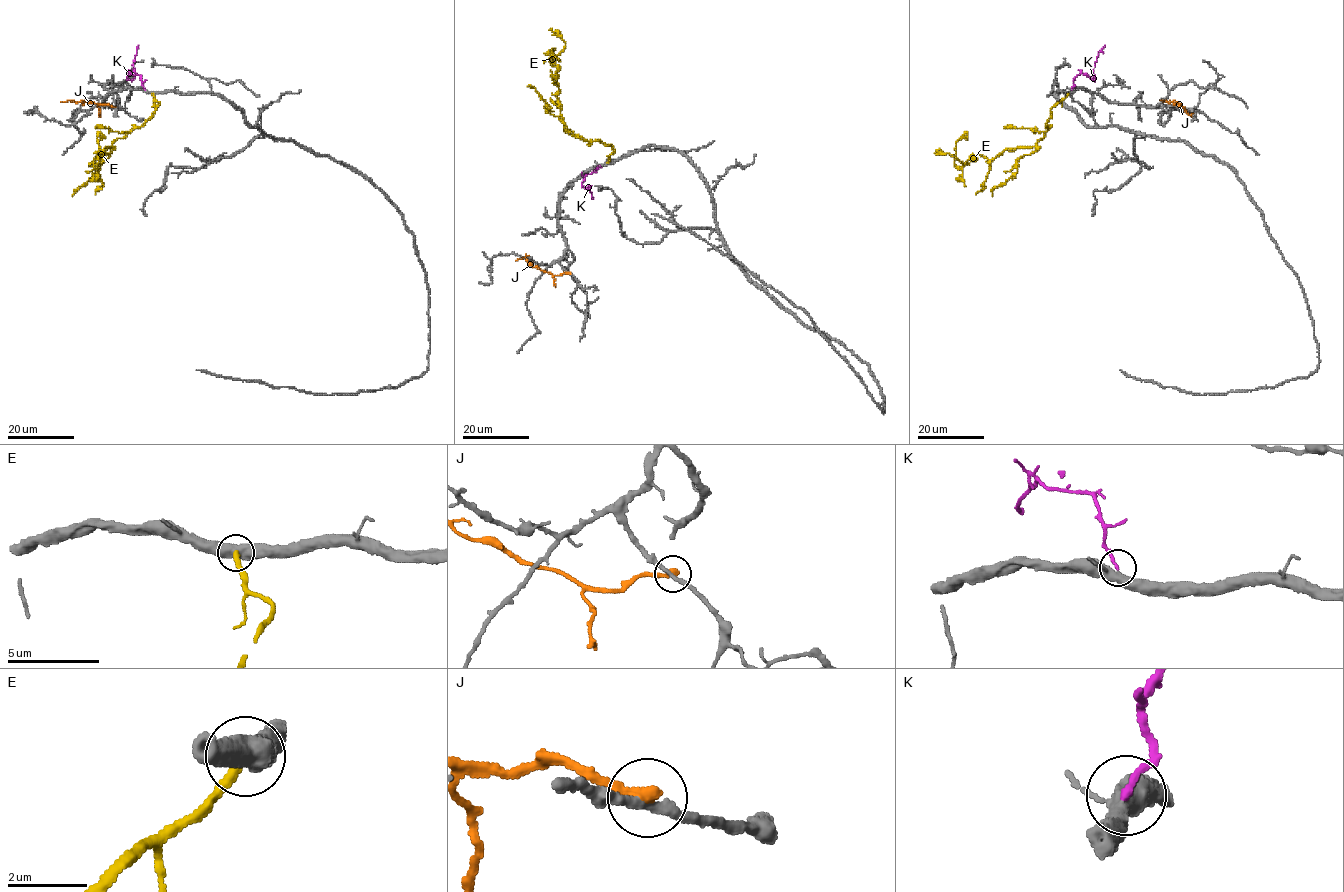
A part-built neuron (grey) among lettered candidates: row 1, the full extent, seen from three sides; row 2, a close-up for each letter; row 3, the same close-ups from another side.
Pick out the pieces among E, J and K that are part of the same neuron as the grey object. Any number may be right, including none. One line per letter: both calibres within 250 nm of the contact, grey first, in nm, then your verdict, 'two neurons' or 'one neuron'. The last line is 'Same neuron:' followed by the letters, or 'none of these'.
E: 550/280 nm | two neurons
J: 240/320 nm | two neurons
K: 360/170 nm | one neuron
Same neuron: K

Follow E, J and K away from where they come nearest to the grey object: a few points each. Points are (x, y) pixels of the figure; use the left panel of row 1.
E: (153, 93), (158, 103), (154, 113), (105, 147), (95, 167), (97, 137), (104, 138)
J: (114, 107), (68, 99), (61, 102)
K: (144, 89), (141, 77), (131, 74), (127, 77), (129, 80), (134, 77), (133, 62), (139, 45)

